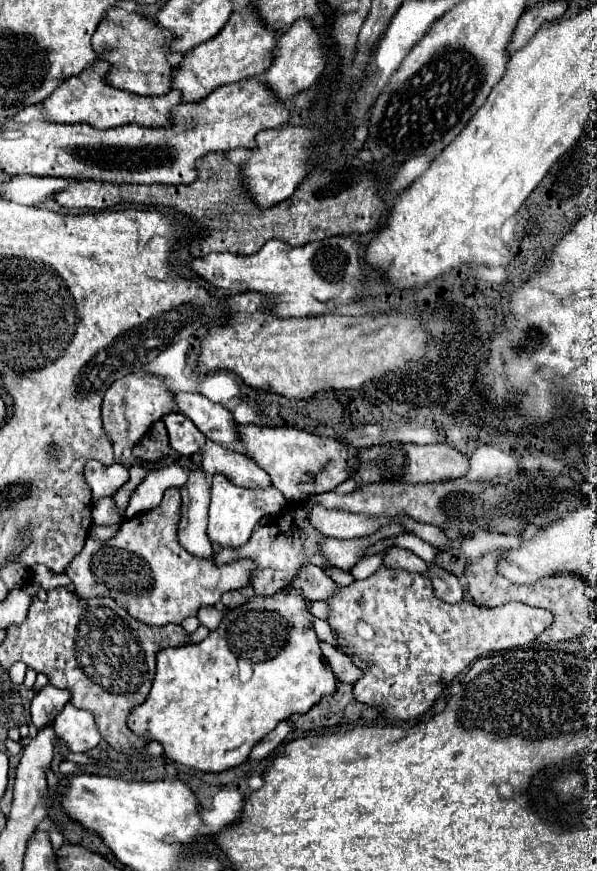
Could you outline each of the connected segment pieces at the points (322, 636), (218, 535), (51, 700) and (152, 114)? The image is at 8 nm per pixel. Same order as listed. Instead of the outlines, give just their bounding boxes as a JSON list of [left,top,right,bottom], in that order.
[[313,619,336,646],[207,475,287,547],[31,685,71,729],[43,61,183,129]]

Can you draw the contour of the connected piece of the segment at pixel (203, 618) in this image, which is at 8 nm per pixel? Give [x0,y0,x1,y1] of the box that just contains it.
[197,606,223,629]

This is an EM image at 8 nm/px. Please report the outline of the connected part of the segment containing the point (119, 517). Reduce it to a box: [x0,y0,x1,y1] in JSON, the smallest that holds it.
[91,497,125,525]

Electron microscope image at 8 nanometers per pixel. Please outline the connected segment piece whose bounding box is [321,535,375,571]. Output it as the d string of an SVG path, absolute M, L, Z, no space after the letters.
M371 535L369 537L361 537L361 539L347 539L347 541L339 541L339 539L325 539L321 543L323 555L327 557L329 563L333 563L335 567L349 571L363 555L365 549L369 549L373 543Z

